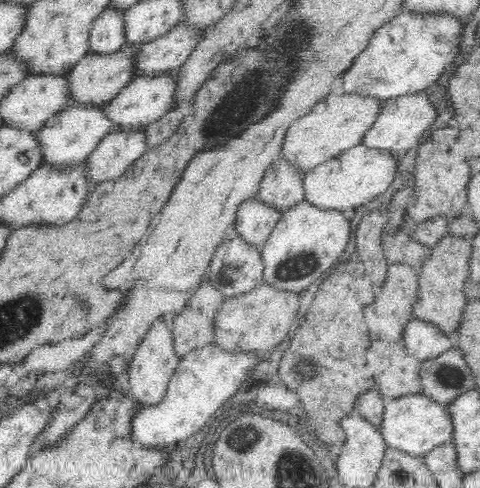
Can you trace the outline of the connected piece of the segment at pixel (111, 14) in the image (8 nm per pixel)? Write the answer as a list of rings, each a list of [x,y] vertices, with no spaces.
[[[105,8],[89,30],[88,53],[109,56],[121,50],[125,43],[122,12]]]

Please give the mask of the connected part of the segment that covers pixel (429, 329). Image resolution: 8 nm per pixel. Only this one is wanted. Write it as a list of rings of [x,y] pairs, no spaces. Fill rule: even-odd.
[[[417,318],[410,320],[404,326],[402,342],[406,346],[406,352],[414,355],[420,361],[436,358],[452,346],[450,336],[442,329],[431,322]]]

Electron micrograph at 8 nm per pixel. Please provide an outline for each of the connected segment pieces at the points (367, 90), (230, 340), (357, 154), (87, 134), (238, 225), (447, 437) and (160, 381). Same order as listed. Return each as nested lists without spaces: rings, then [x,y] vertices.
[[[398,14],[392,22],[376,30],[364,52],[360,52],[348,70],[344,71],[344,92],[383,102],[425,91],[436,83],[446,68],[452,68],[456,56],[459,56],[458,36],[460,24],[446,14],[434,18],[412,18],[408,14]]]
[[[265,283],[247,293],[225,298],[213,318],[212,343],[224,352],[252,351],[264,356],[288,336],[298,312],[298,300],[296,293],[276,290]]]
[[[358,144],[302,173],[305,201],[320,210],[342,213],[358,208],[386,191],[394,180],[396,168],[396,159],[387,152]]]
[[[69,106],[51,116],[35,131],[37,152],[40,153],[41,166],[49,166],[54,170],[68,170],[72,166],[83,164],[94,147],[112,132],[112,124],[103,115],[101,106]]]
[[[257,198],[247,200],[236,211],[231,234],[240,237],[248,246],[260,248],[280,217],[280,212],[271,206],[262,205]]]
[[[422,392],[385,402],[378,430],[388,448],[404,451],[413,457],[422,457],[435,446],[451,442],[453,432],[446,406],[431,400]]]
[[[166,319],[154,322],[152,328],[138,344],[136,354],[130,362],[129,380],[126,383],[126,388],[132,391],[132,398],[140,404],[159,404],[164,399],[178,361],[179,358],[173,349],[170,322]]]

